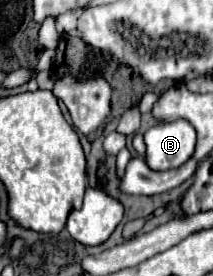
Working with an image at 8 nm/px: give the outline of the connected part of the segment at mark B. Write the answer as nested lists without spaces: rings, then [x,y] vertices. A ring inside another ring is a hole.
[[[185,119],[157,123],[145,131],[145,145],[145,163],[151,171],[179,169],[195,151],[195,129]]]

